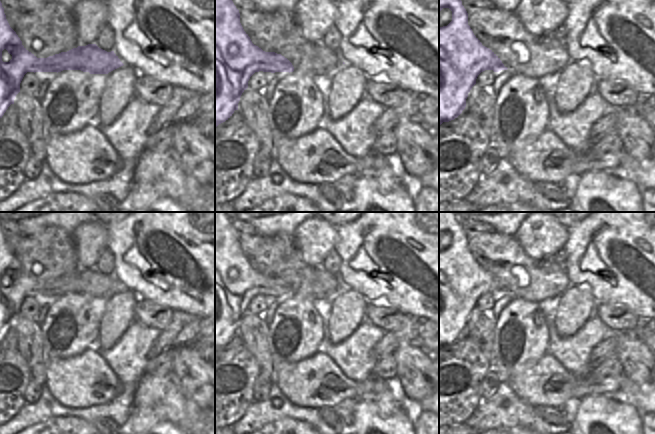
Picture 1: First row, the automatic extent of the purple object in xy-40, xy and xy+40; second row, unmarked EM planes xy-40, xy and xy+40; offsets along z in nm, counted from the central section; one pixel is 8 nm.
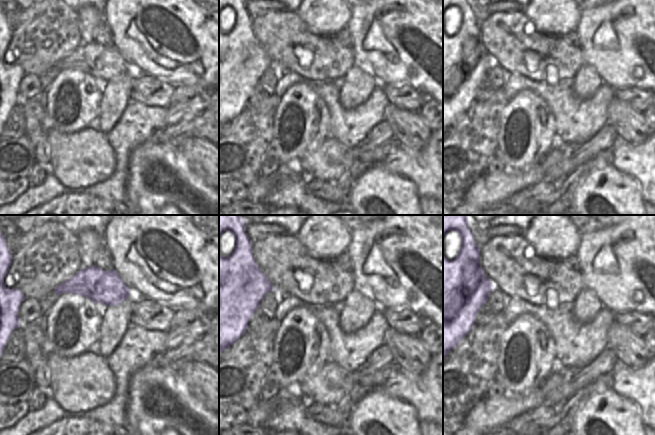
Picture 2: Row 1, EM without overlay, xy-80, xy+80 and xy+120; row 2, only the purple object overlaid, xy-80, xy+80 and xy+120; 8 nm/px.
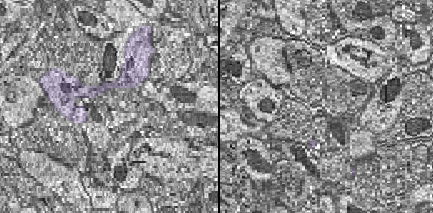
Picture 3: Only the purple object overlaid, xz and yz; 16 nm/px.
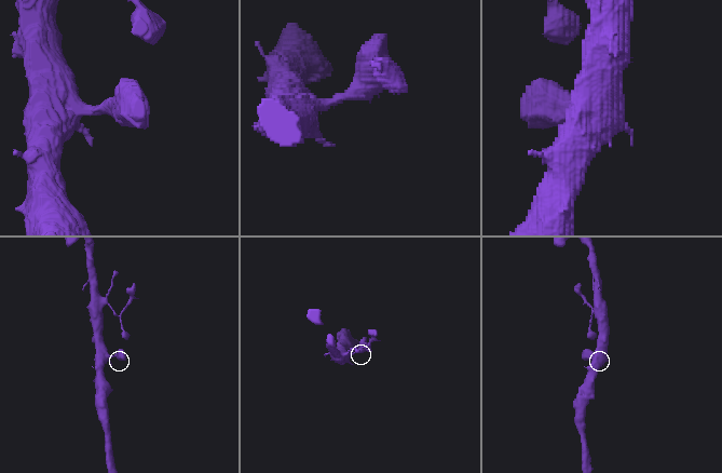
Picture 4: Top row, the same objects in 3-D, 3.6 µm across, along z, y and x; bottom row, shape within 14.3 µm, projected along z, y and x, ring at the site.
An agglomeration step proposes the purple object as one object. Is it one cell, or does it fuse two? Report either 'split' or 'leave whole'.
leave whole

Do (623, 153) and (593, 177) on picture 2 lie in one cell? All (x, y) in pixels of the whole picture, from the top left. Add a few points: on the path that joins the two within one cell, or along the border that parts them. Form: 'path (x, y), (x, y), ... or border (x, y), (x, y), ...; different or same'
border (610, 164), (631, 175); different

